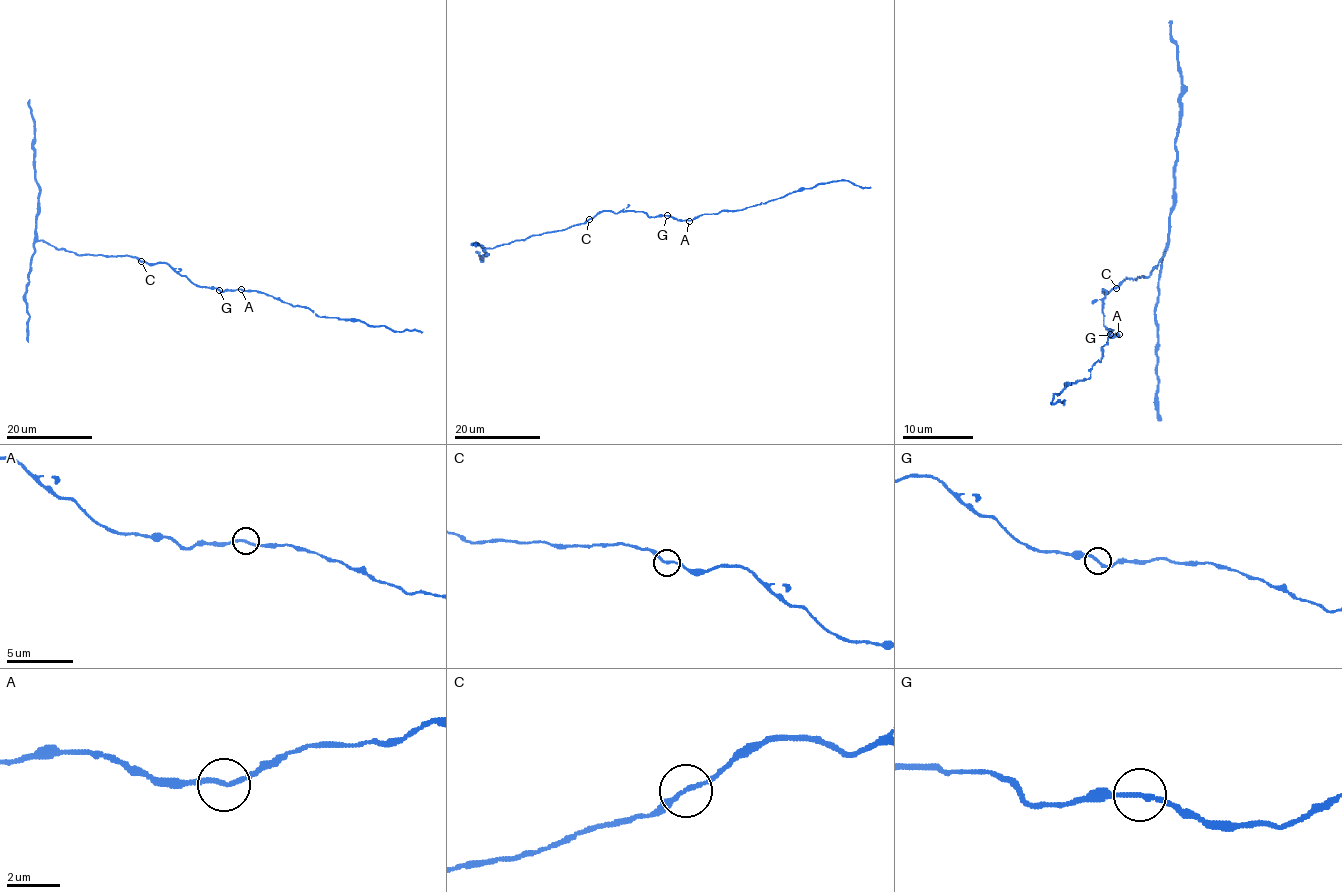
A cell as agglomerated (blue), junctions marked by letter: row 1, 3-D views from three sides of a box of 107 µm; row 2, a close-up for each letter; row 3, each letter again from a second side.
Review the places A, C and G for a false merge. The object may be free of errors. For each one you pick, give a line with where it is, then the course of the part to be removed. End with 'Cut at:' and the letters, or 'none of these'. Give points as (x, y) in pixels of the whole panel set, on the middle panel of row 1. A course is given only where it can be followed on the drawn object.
Cut at: none of these

